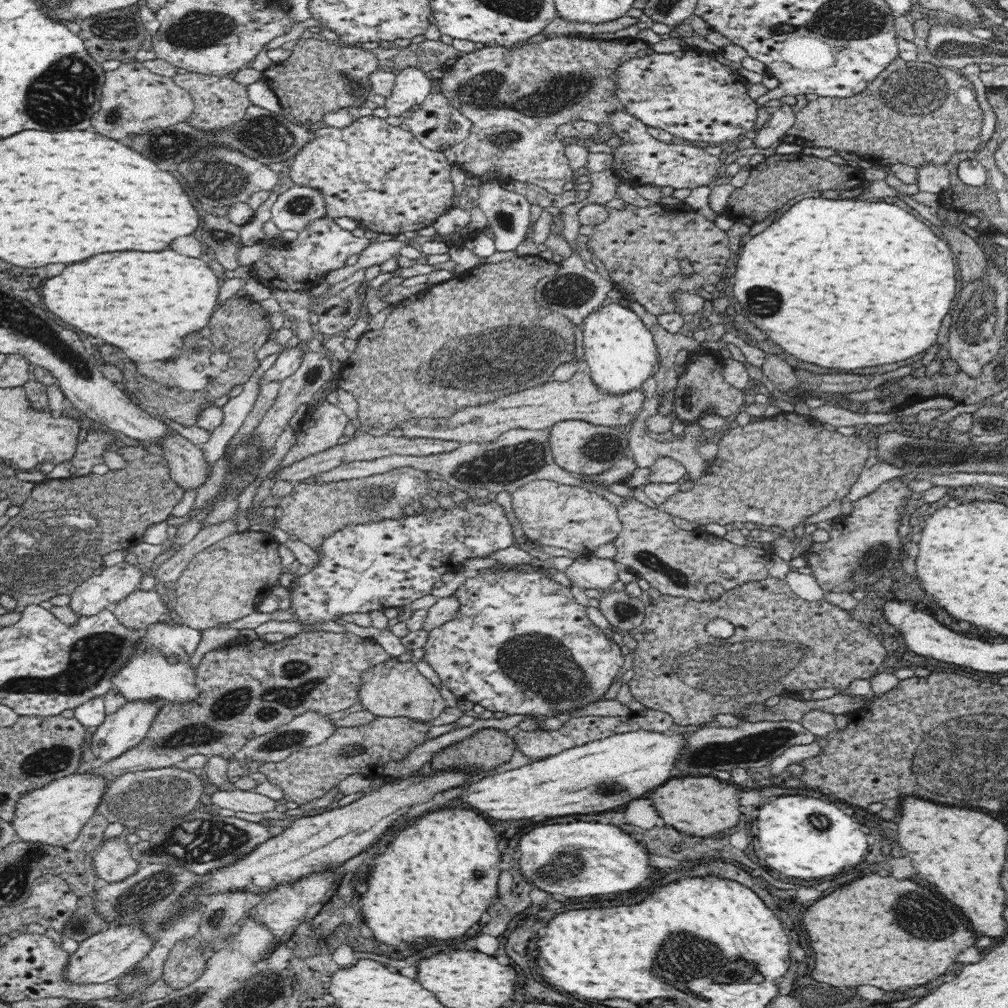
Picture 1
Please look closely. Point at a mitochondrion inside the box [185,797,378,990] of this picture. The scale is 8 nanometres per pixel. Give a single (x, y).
(217, 917)

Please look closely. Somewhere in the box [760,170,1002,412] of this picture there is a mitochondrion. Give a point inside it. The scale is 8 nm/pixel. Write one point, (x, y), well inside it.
(973, 316)

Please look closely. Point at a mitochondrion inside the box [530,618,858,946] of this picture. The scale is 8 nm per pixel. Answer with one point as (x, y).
(767, 662)

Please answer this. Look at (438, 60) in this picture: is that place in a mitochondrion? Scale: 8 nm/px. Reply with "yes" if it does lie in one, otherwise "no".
no

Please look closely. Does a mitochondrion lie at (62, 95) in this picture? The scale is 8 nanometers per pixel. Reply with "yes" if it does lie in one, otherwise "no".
yes

